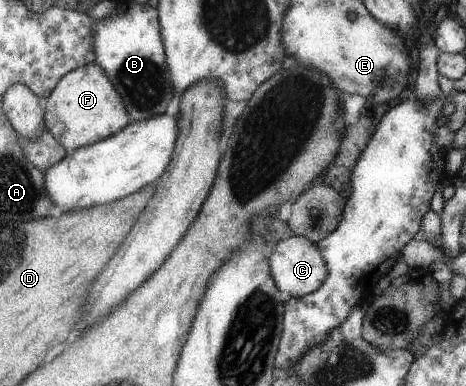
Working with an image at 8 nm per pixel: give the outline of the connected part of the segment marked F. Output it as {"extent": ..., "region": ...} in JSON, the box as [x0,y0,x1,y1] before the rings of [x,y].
{"extent":[43,63,132,154],"region":[[[90,63],[65,74],[53,92],[43,100],[43,106],[48,131],[68,154],[113,137],[132,122],[124,99],[98,63]]]}

